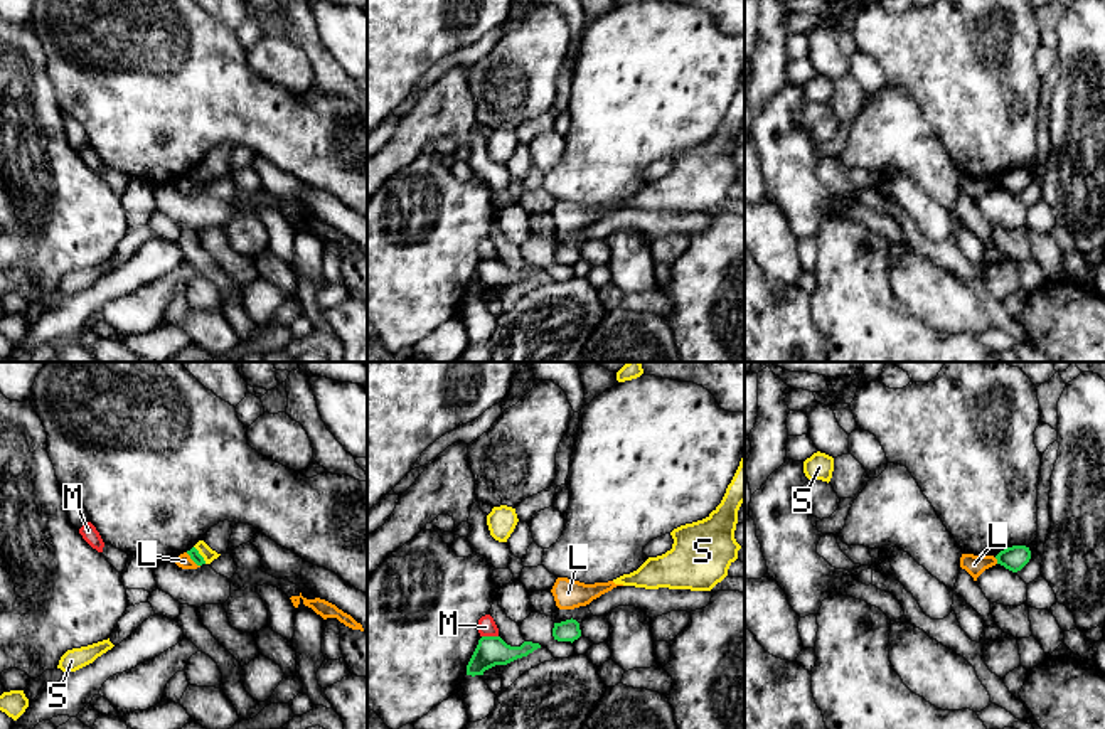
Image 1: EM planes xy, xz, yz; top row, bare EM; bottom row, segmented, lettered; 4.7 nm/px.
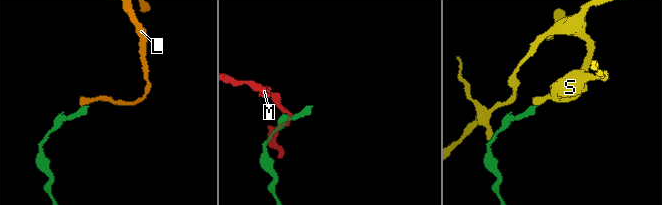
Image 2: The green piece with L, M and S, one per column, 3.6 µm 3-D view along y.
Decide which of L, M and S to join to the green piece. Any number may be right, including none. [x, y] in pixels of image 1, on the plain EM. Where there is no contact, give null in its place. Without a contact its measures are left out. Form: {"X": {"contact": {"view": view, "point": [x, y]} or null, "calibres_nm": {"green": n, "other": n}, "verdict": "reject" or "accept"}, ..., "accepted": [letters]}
{"L": {"contact": {"view": "xy", "point": [192, 182]}, "calibres_nm": {"green": 50, "other": 70}, "verdict": "reject"}, "M": {"contact": {"view": "xz", "point": [491, 260]}, "calibres_nm": {"green": 140, "other": 90}, "verdict": "reject"}, "S": {"contact": {"view": "xy", "point": [199, 177]}, "calibres_nm": {"green": 50, "other": 60}, "verdict": "reject"}, "accepted": []}

